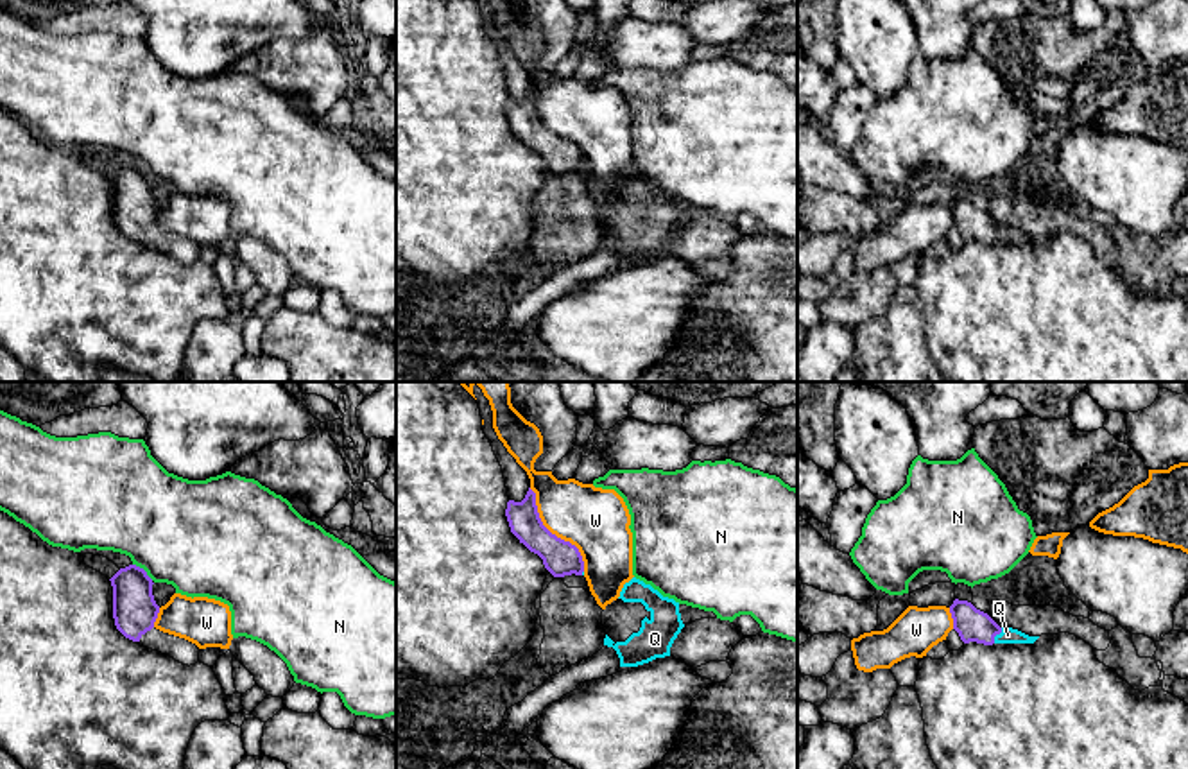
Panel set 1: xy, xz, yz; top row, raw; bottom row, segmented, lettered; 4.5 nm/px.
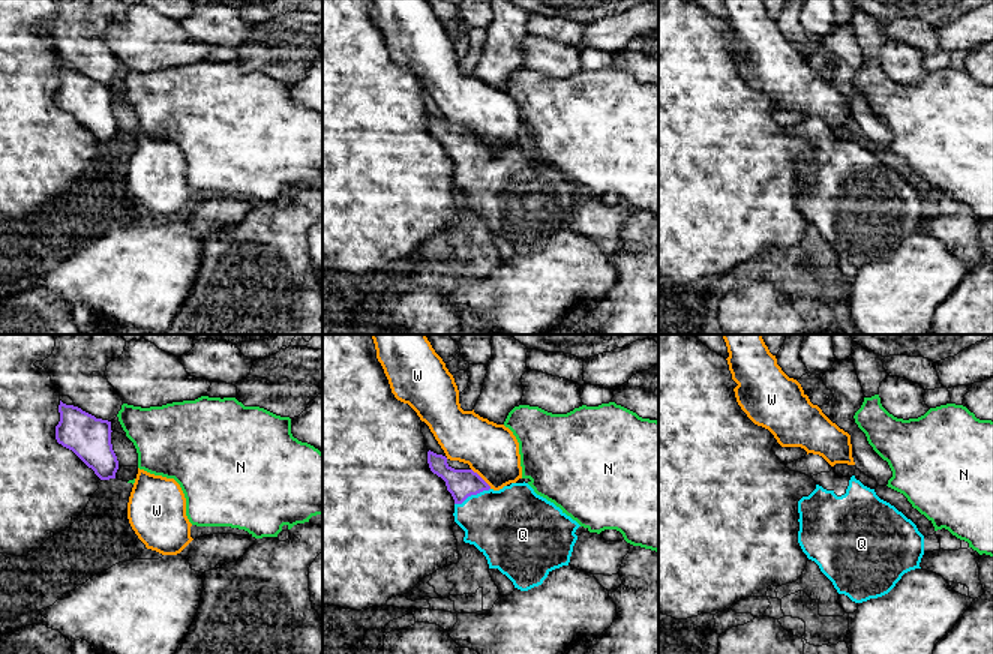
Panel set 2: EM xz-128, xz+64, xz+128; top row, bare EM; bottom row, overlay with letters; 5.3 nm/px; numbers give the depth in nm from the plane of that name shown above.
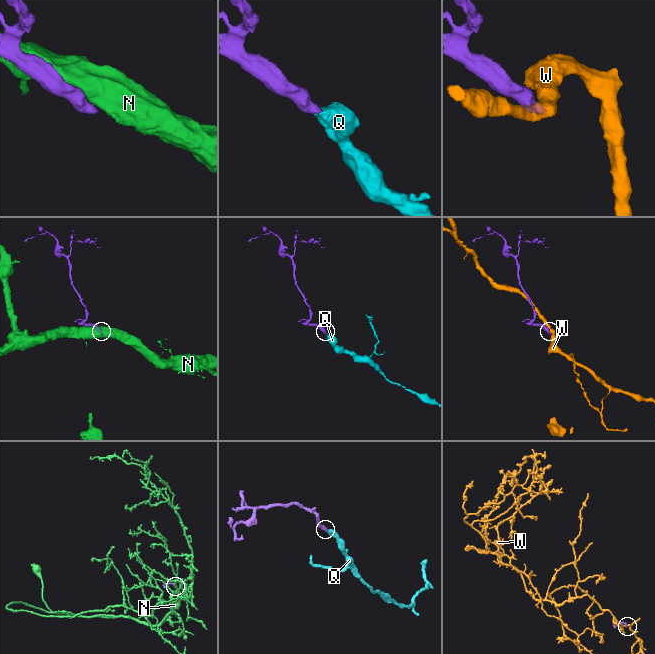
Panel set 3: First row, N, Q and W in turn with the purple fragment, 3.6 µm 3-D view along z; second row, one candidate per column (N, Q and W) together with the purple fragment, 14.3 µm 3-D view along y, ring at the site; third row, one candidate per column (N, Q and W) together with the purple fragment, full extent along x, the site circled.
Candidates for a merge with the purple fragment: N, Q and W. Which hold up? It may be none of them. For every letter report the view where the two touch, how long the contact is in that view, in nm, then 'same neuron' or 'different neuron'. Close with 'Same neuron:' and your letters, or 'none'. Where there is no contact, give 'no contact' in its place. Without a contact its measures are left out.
N: xy | 120 nm | different neuron
Q: yz | 80 nm | same neuron
W: xz | 460 nm | different neuron
Same neuron: Q

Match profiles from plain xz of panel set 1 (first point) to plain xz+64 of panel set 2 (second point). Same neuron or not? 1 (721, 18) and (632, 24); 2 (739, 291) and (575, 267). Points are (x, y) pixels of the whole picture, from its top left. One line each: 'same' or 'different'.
1: same
2: different

